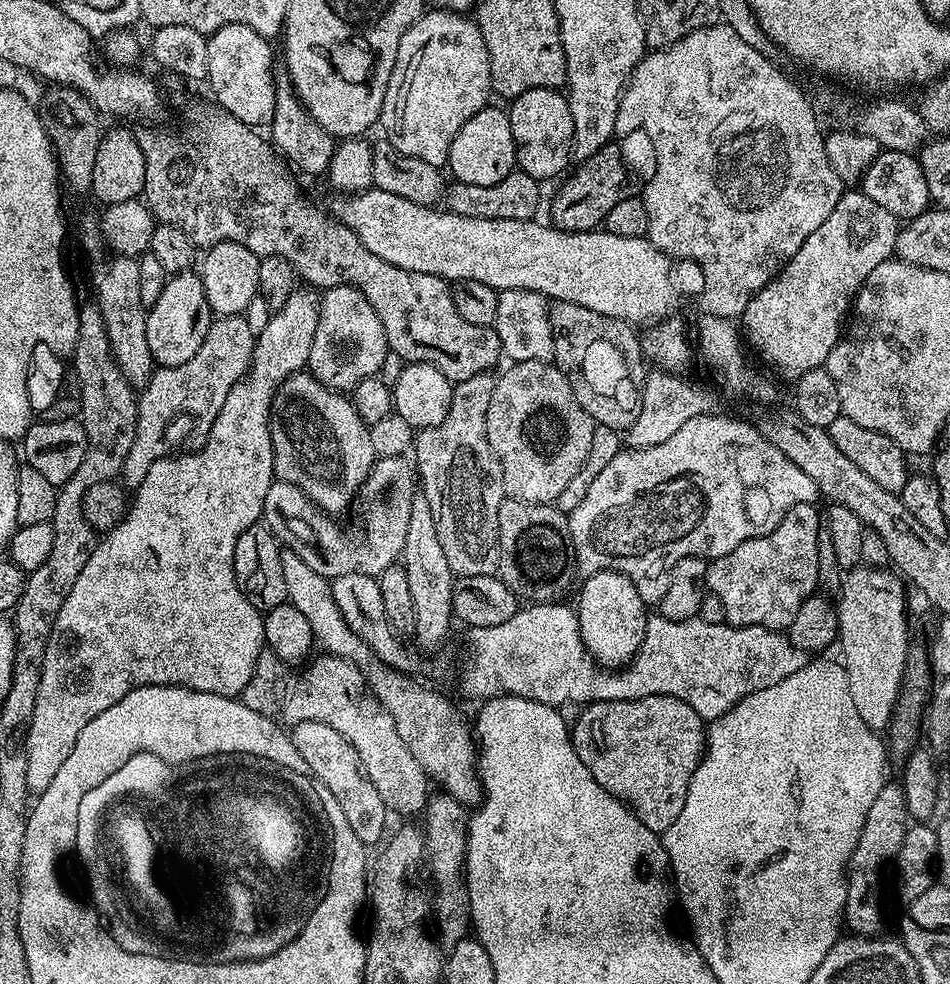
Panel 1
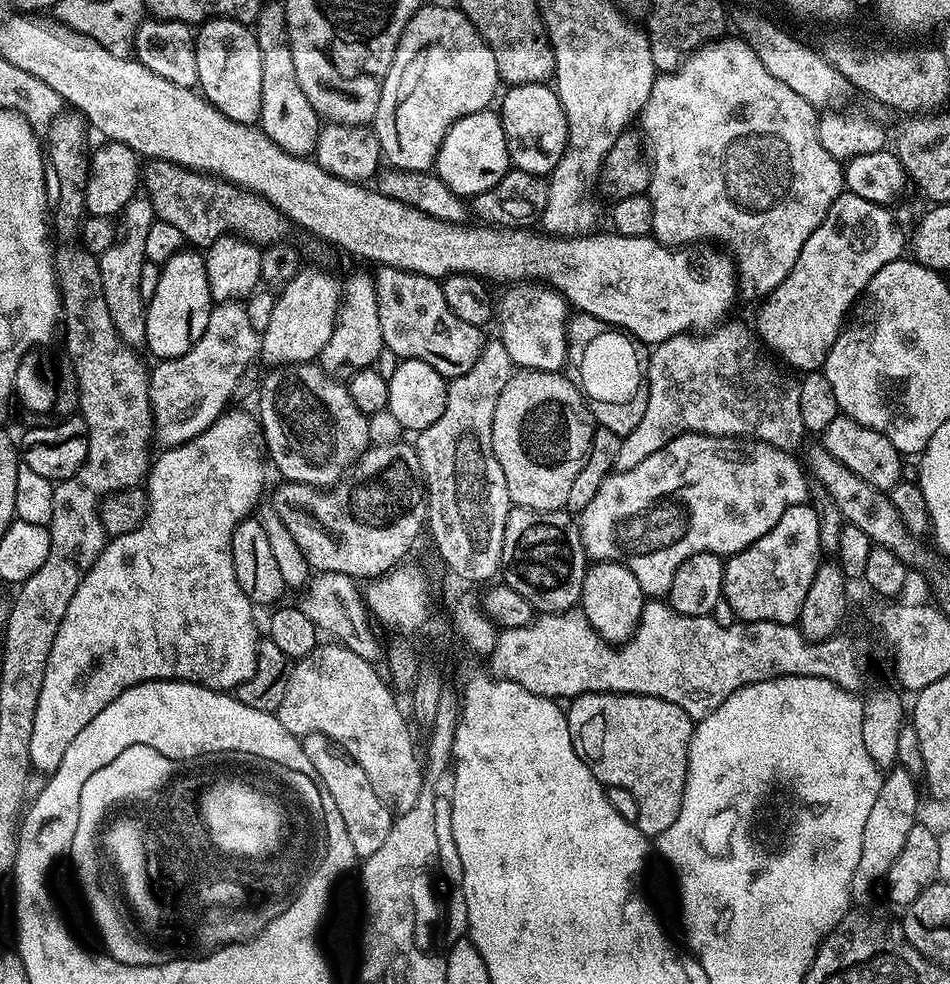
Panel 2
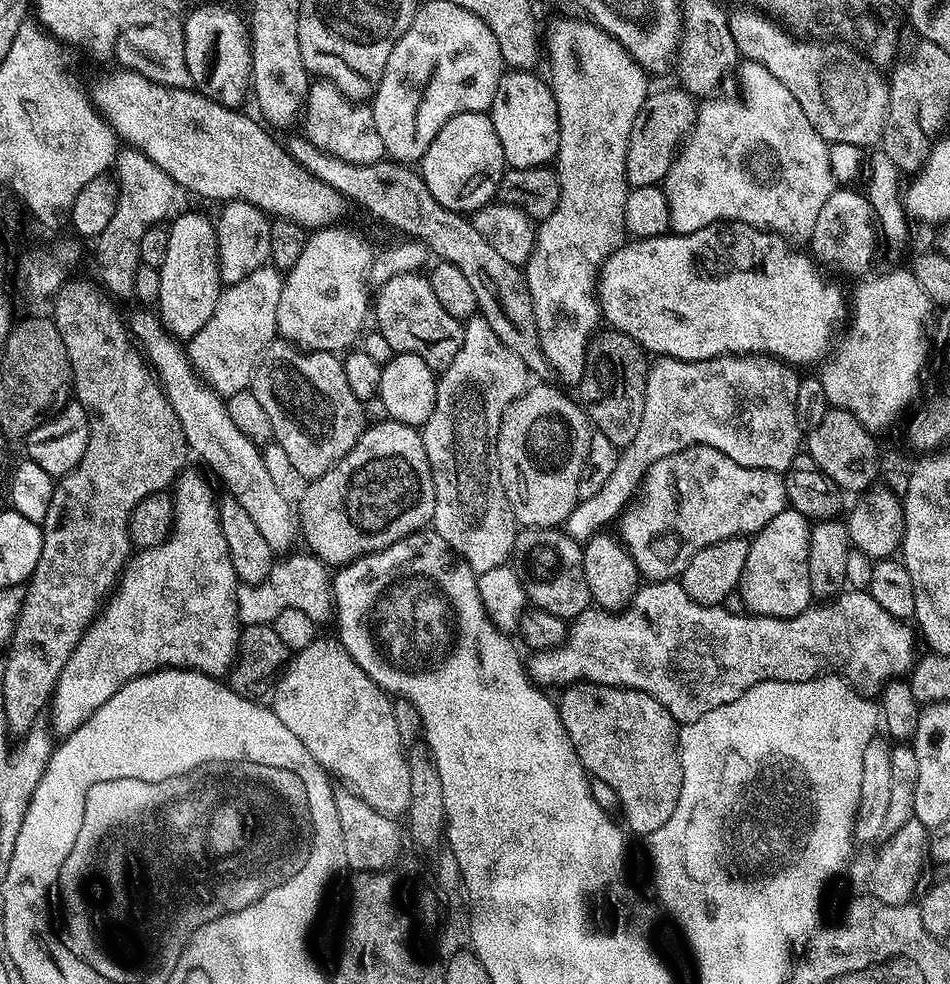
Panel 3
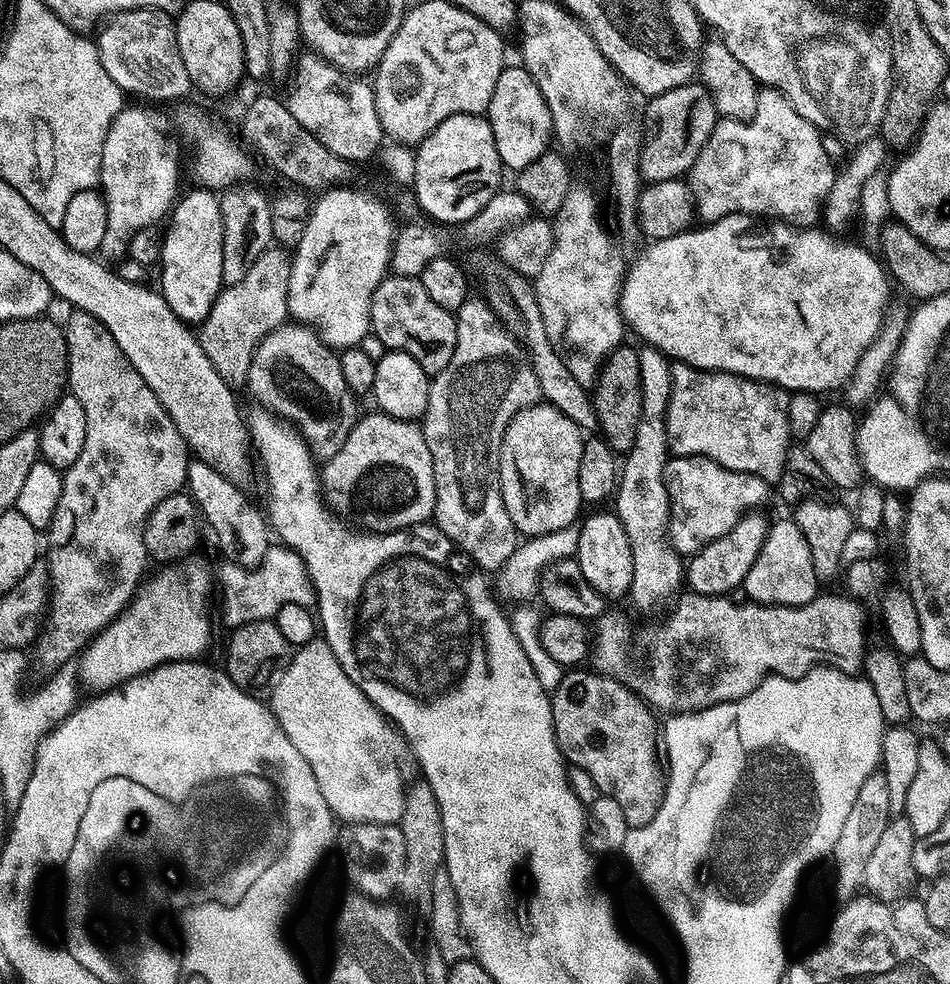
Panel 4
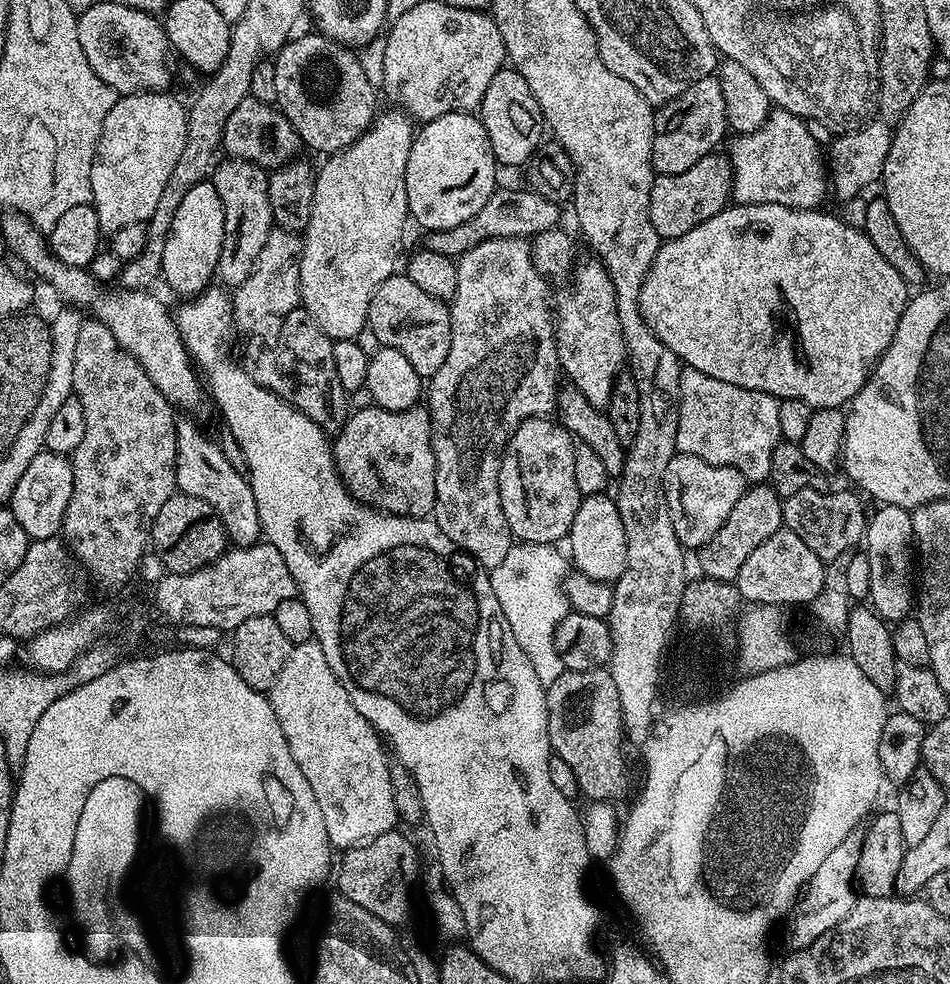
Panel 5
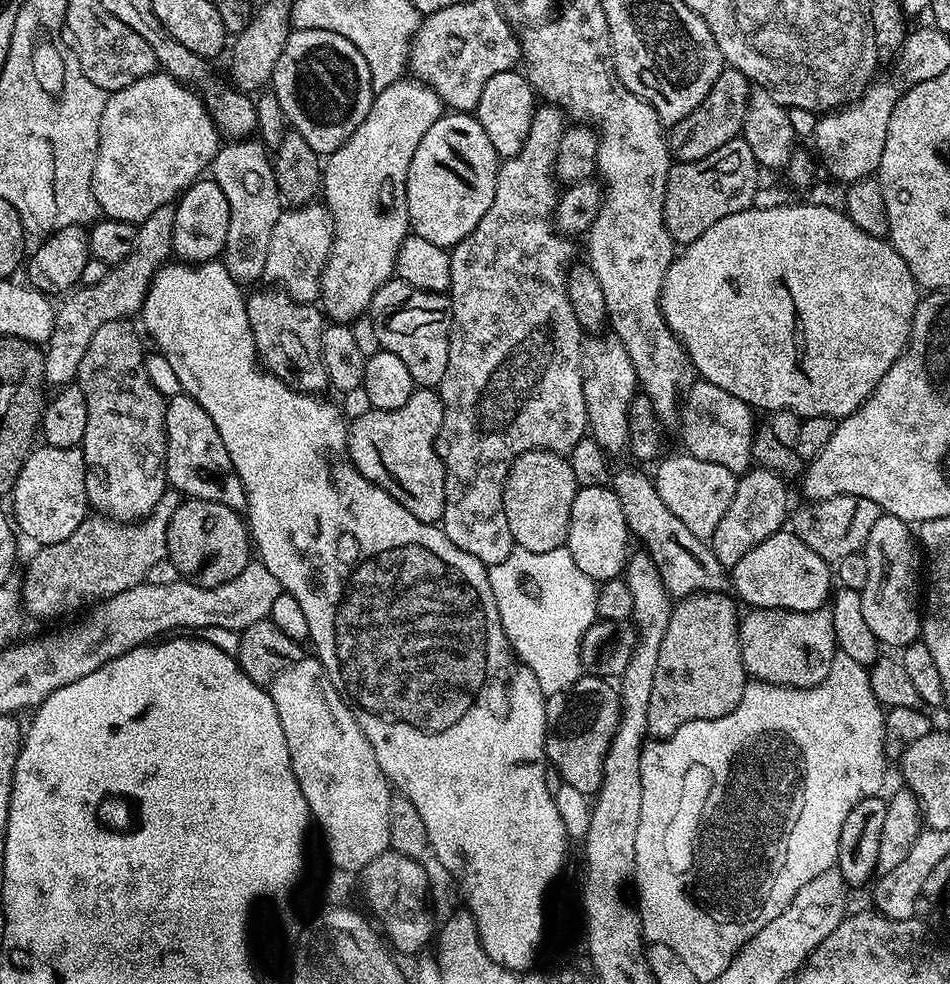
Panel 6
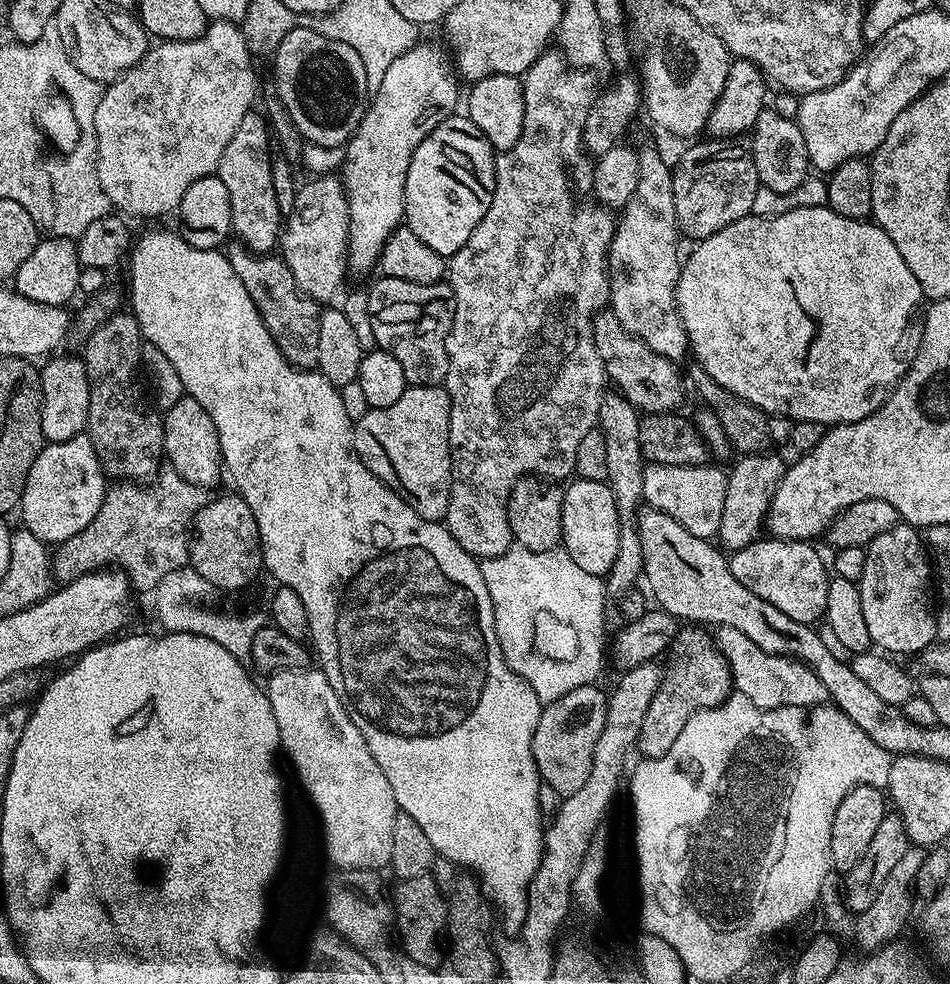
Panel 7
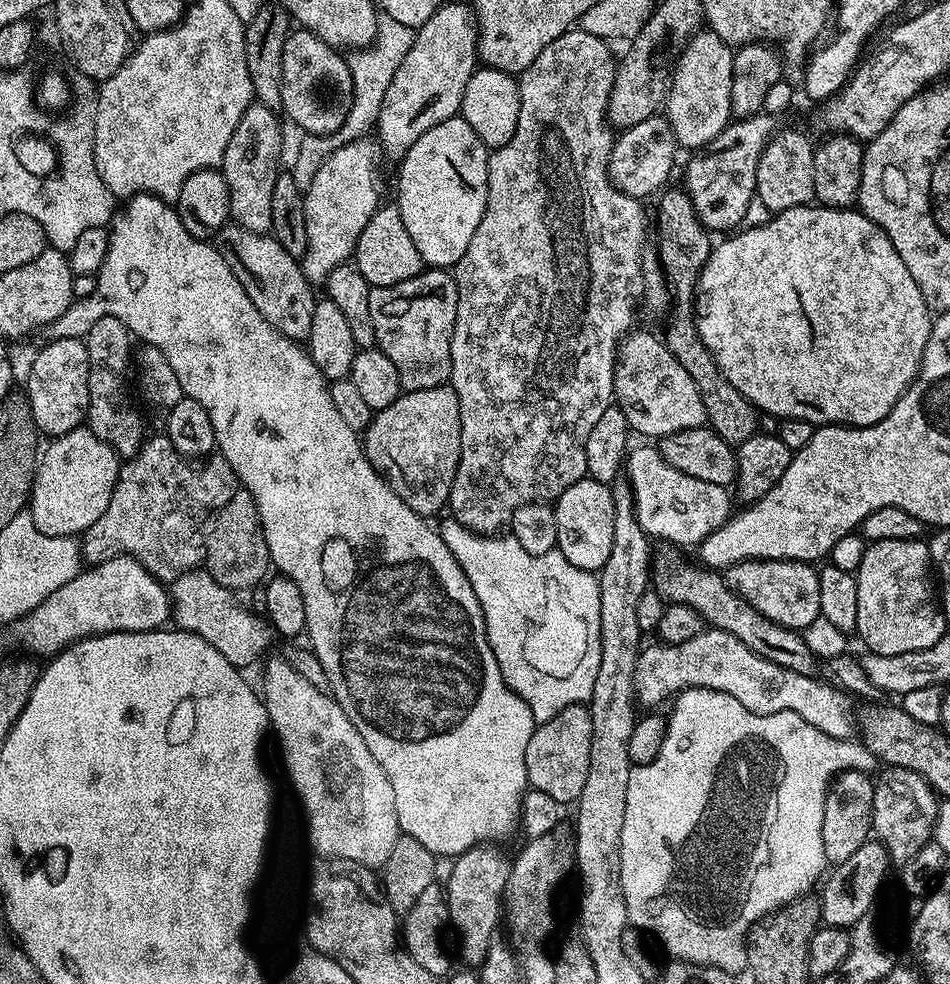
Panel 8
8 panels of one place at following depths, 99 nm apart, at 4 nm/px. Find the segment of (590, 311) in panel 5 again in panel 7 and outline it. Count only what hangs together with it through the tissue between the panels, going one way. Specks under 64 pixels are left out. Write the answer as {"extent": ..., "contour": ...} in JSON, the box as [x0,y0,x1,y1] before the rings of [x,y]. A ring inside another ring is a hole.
{"extent":[598,394,646,598],"contour":[[[619,394],[605,395],[600,407],[598,421],[599,431],[606,438],[606,481],[612,489],[618,514],[620,515],[620,533],[618,534],[618,558],[614,558],[614,566],[610,566],[606,577],[606,592],[609,597],[619,598],[637,587],[644,575],[644,559],[642,558],[642,538],[638,538],[636,529],[636,514],[642,507],[644,500],[644,470],[646,461],[640,443],[638,430],[640,429],[641,413],[626,398]]]}

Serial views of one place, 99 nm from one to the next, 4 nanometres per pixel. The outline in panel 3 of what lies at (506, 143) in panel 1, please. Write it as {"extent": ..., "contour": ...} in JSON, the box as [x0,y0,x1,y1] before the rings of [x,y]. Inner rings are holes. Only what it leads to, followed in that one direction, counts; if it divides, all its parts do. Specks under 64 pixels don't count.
{"extent":[418,112,506,214],"contour":[[[488,112],[458,114],[438,130],[430,150],[419,161],[418,171],[423,176],[430,194],[452,212],[471,214],[489,203],[497,195],[506,165],[502,154],[502,142],[494,134],[494,122]]]}

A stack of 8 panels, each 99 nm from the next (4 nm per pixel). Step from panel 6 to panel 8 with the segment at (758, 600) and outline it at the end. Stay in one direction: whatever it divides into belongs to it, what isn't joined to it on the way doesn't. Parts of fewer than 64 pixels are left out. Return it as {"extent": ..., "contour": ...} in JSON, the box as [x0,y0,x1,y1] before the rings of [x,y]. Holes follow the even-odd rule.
{"extent":[726,560,820,630],"contour":[[[744,560],[727,569],[726,579],[754,610],[783,628],[805,630],[820,615],[819,571],[803,560]]]}

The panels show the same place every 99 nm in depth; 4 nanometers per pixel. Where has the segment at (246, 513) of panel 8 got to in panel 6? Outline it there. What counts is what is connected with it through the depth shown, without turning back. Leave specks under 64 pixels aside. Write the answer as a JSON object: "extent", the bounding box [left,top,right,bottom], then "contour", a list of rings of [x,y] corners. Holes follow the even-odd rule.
{"extent":[166,498,254,588],"contour":[[[188,498],[181,502],[168,523],[166,546],[168,547],[166,559],[177,567],[179,575],[193,584],[201,584],[204,588],[222,586],[222,582],[230,582],[230,578],[238,578],[238,574],[242,574],[242,570],[254,556],[254,545],[245,517],[235,508],[209,500]]]}

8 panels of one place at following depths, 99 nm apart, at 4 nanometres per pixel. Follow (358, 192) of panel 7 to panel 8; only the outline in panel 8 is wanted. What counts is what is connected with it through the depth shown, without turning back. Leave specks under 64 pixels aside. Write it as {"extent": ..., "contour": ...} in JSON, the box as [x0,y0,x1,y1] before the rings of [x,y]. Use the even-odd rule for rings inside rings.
{"extent":[378,2,480,153],"contour":[[[446,2],[415,33],[416,41],[402,60],[386,98],[382,98],[378,139],[385,153],[407,152],[426,130],[457,115],[462,94],[466,94],[466,82],[470,82],[478,67],[480,33],[471,3]]]}

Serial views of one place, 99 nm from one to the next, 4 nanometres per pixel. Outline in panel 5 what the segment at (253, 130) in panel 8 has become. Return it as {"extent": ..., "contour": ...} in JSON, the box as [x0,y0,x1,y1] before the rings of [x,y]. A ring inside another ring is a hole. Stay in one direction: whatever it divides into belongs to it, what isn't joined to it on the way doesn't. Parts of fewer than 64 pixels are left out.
{"extent":[210,158,274,289],"contour":[[[231,158],[221,159],[212,171],[210,183],[218,190],[224,211],[222,254],[216,270],[219,283],[229,289],[240,288],[242,282],[250,278],[250,270],[254,270],[254,262],[258,262],[258,253],[262,246],[266,246],[266,238],[272,233],[274,202],[268,197],[268,177],[269,173],[258,165]]]}

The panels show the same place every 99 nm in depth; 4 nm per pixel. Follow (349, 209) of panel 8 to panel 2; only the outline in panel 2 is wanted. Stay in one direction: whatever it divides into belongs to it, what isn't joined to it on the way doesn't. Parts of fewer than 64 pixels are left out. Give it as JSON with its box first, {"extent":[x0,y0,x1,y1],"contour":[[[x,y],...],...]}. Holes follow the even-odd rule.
{"extent":[148,302,261,442],"contour":[[[220,302],[213,307],[210,322],[202,330],[202,338],[178,358],[156,360],[151,365],[148,381],[150,382],[150,400],[154,415],[154,426],[158,436],[164,442],[180,442],[190,436],[206,431],[217,418],[225,415],[228,399],[236,392],[240,379],[248,372],[248,367],[260,356],[261,333],[252,325],[252,316],[240,302]]]}

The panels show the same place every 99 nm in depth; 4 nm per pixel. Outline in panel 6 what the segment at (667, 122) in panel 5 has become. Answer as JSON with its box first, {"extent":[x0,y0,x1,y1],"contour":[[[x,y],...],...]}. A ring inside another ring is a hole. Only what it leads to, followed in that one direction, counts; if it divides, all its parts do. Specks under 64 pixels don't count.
{"extent":[670,67,750,161],"contour":[[[725,67],[718,74],[718,82],[710,86],[710,94],[686,118],[670,128],[670,151],[677,161],[701,160],[706,154],[714,154],[718,146],[737,139],[743,133],[750,81],[737,68]]]}

